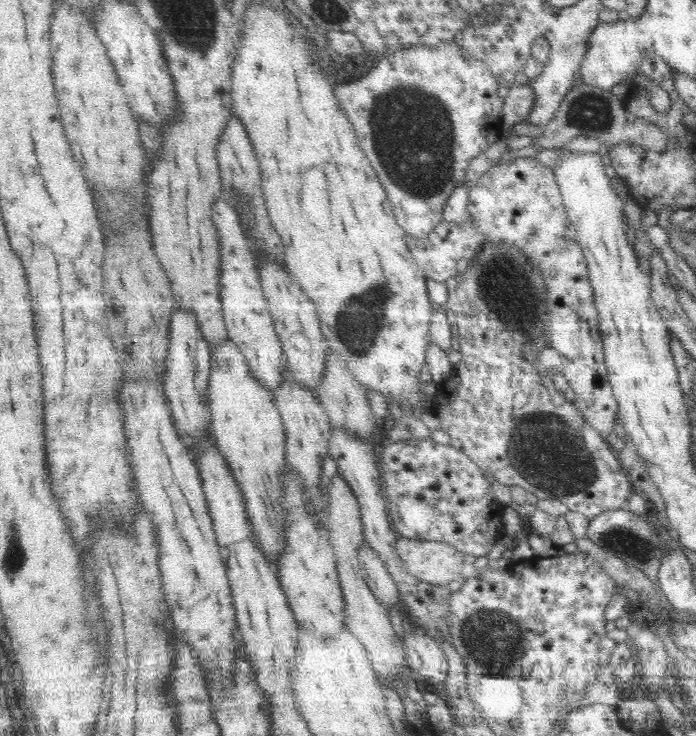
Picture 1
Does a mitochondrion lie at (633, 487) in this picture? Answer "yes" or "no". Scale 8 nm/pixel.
no

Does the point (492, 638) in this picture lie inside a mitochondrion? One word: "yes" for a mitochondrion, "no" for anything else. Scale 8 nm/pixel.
yes

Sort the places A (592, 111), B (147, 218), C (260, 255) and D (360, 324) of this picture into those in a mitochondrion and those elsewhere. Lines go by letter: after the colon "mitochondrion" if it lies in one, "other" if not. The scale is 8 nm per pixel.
A: mitochondrion
B: other
C: other
D: mitochondrion

